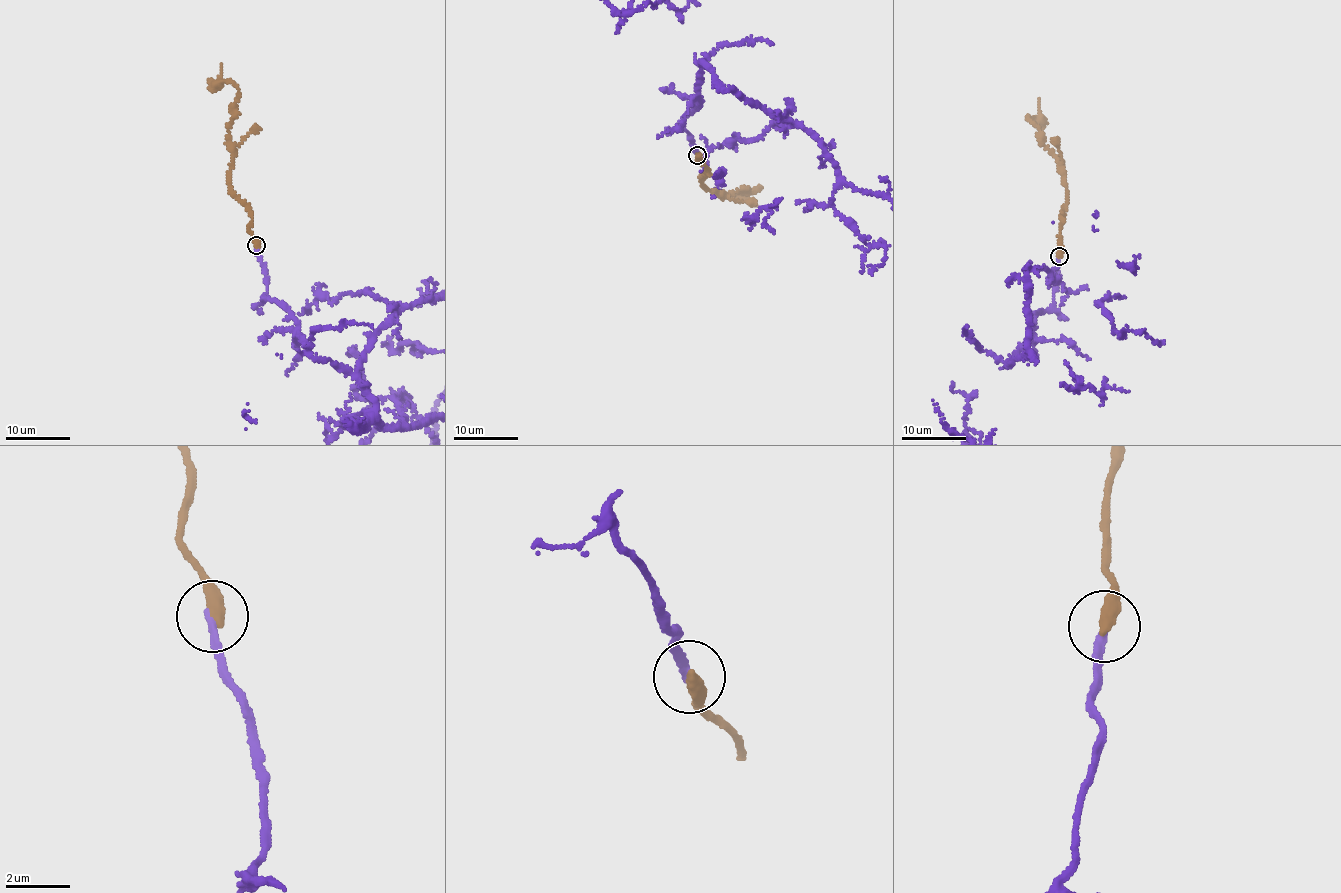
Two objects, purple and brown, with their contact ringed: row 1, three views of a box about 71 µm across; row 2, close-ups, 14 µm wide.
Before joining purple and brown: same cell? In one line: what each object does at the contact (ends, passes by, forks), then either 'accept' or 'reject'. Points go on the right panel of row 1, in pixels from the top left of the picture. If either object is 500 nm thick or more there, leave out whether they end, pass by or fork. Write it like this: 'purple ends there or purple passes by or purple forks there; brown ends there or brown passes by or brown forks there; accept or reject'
reject

